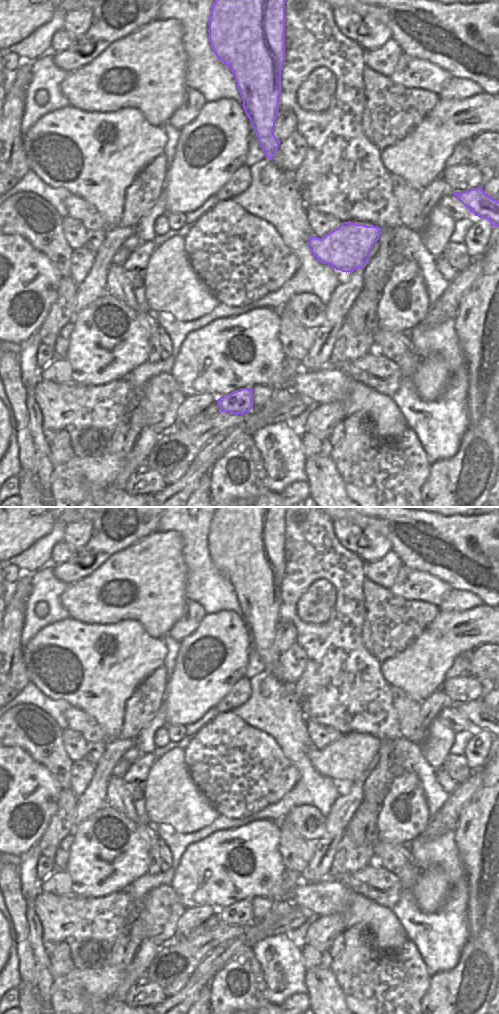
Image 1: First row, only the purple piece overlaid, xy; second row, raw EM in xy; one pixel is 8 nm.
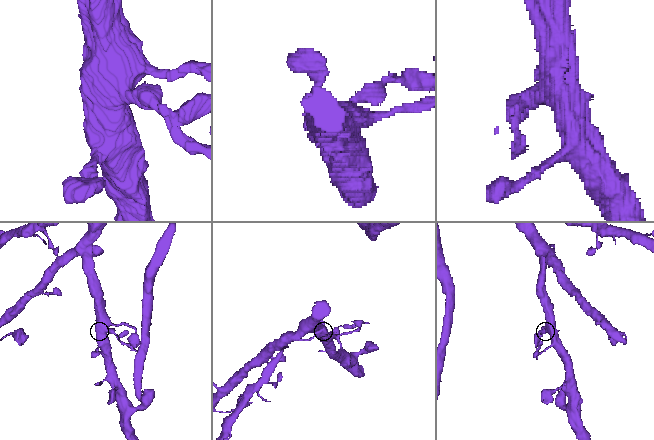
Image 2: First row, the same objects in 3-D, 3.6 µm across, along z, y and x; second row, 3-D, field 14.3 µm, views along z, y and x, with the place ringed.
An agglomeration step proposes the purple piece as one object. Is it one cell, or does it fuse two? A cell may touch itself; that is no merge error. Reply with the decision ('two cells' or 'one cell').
two cells

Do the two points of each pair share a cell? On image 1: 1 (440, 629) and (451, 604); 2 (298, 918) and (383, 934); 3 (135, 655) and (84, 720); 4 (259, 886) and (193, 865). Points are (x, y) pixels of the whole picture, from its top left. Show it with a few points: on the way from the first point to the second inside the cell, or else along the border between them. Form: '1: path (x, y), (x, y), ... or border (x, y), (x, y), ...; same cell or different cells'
1: border (471, 607), (463, 611), (439, 612); different cells
2: border (298, 906), (308, 910), (313, 915); different cells
3: border (71, 705), (90, 715), (104, 732); different cells
4: path (243, 878), (223, 871), (212, 871), (209, 868); same cell

